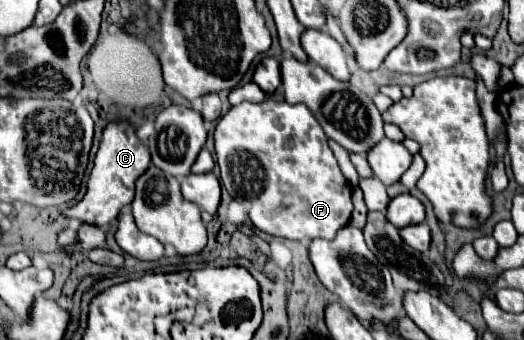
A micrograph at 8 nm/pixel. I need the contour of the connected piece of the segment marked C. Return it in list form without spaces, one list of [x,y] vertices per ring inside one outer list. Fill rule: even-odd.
[[[128,120],[110,122],[102,132],[102,142],[100,142],[98,154],[94,158],[94,168],[92,168],[92,174],[88,180],[88,192],[82,202],[68,208],[64,214],[68,218],[78,218],[80,222],[88,222],[88,224],[104,228],[110,220],[114,220],[120,214],[122,206],[132,202],[134,182],[140,174],[144,174],[148,164],[150,164],[148,146],[142,144],[140,138],[136,136],[132,122],[128,122]]]

